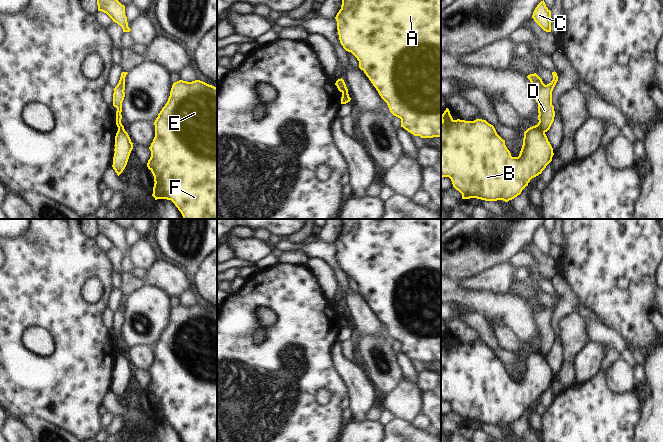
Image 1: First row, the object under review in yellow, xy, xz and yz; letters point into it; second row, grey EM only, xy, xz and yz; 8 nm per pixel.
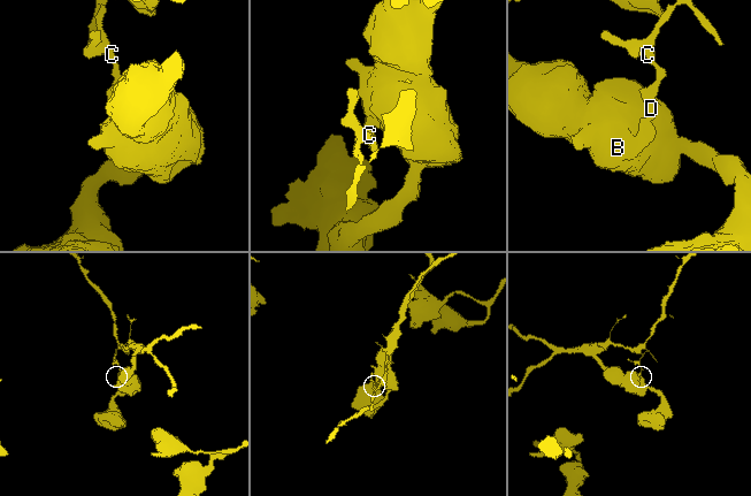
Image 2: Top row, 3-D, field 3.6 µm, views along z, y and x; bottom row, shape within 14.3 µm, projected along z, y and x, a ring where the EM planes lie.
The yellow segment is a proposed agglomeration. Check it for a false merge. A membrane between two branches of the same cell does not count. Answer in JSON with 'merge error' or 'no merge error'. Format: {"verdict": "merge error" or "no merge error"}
{"verdict": "merge error"}

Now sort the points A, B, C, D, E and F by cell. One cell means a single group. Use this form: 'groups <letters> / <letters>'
groups A B E F / C D

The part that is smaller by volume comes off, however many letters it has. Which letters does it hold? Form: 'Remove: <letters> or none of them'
Remove: C, D

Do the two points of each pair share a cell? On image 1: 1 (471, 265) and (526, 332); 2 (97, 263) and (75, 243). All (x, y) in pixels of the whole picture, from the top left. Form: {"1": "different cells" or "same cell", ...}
{"1": "different cells", "2": "same cell"}

